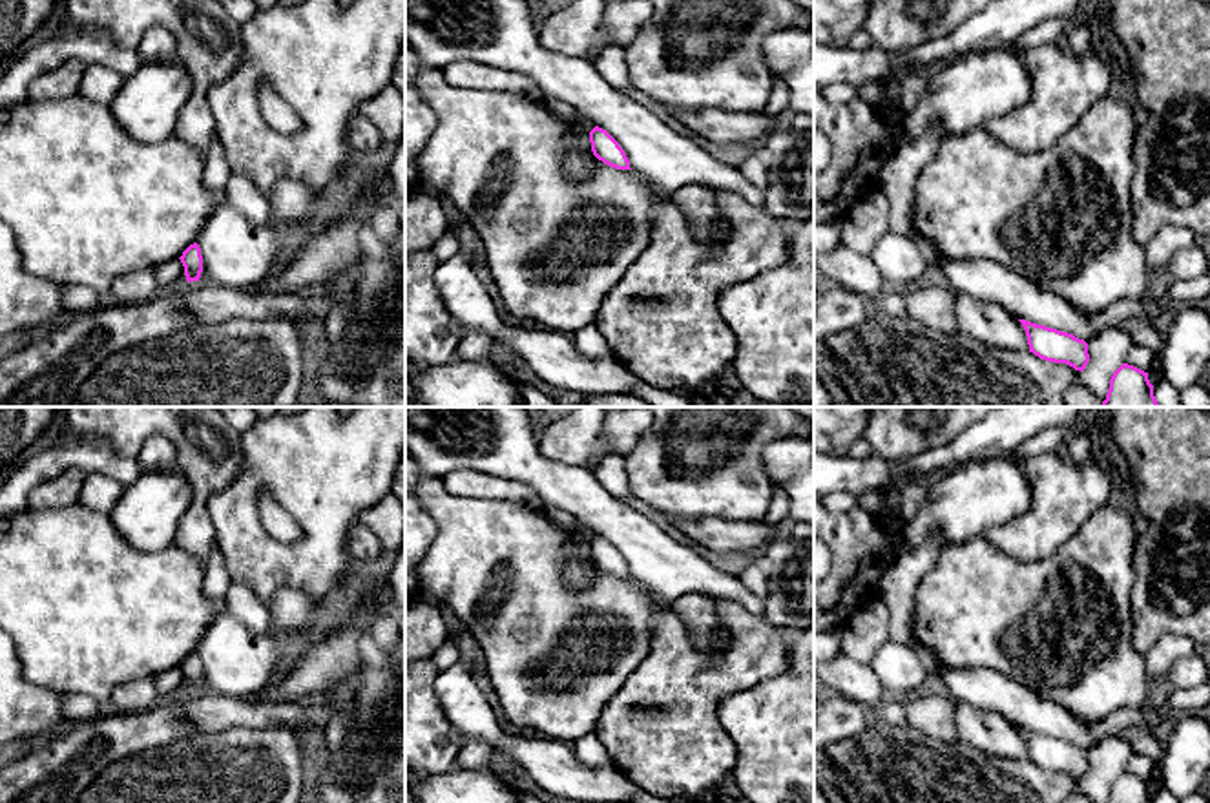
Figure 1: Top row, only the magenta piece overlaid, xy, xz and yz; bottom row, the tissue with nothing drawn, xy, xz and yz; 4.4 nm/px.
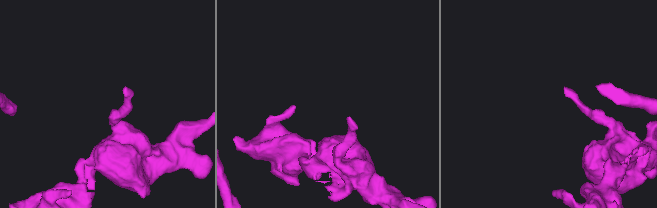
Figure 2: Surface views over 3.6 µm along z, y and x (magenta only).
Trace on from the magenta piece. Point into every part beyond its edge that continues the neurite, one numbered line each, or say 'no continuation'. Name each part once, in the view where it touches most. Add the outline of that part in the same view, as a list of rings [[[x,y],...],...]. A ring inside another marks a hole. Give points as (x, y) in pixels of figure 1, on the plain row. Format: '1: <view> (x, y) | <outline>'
no continuation

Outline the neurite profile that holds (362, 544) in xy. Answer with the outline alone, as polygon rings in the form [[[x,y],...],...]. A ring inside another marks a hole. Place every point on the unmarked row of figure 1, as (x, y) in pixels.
[[[356,524],[347,535],[347,549],[354,560],[376,560],[383,548],[372,529]]]

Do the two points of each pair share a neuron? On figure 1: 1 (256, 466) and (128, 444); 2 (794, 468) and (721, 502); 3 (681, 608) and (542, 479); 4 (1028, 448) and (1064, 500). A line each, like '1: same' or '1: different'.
1: different
2: different
3: different
4: different

